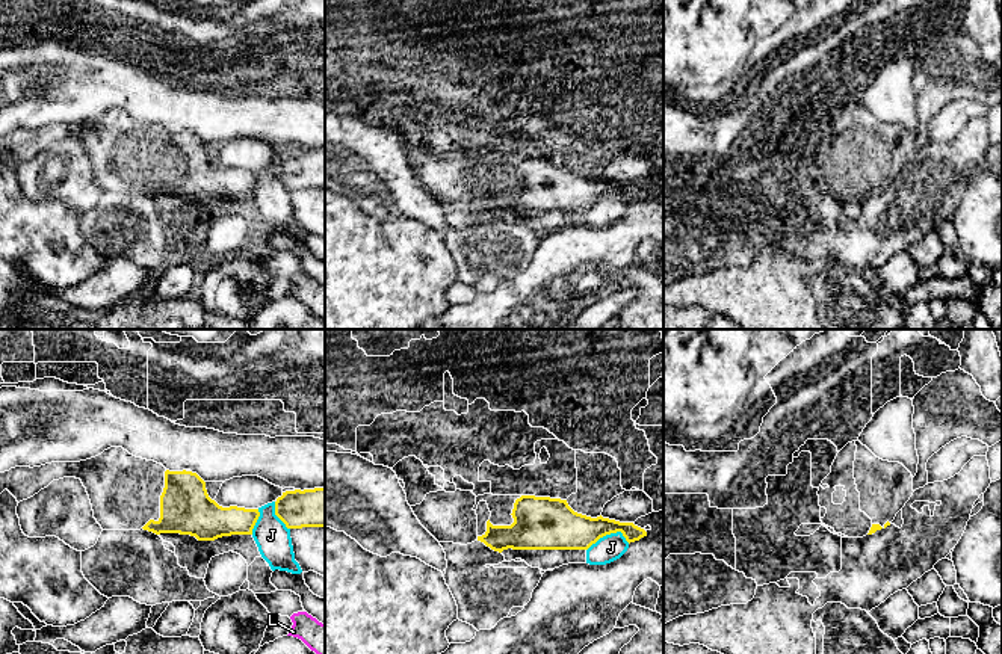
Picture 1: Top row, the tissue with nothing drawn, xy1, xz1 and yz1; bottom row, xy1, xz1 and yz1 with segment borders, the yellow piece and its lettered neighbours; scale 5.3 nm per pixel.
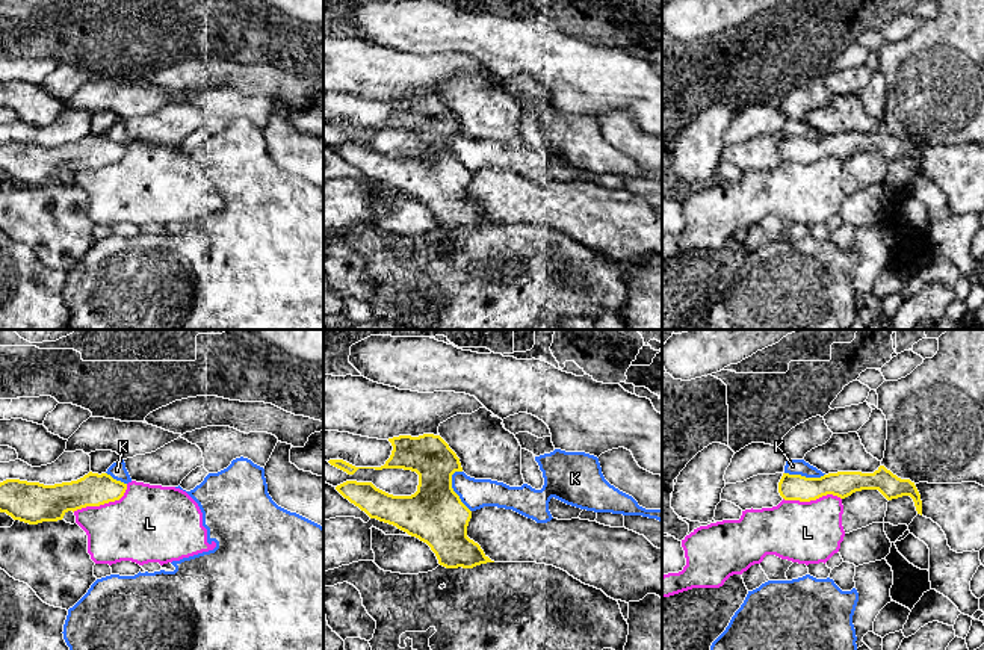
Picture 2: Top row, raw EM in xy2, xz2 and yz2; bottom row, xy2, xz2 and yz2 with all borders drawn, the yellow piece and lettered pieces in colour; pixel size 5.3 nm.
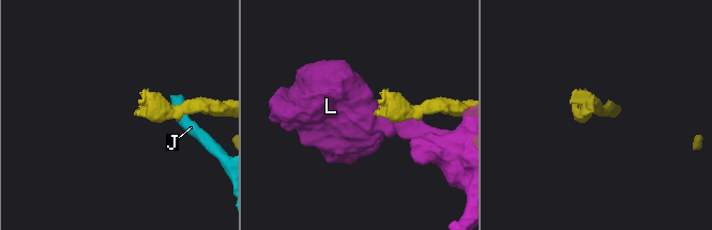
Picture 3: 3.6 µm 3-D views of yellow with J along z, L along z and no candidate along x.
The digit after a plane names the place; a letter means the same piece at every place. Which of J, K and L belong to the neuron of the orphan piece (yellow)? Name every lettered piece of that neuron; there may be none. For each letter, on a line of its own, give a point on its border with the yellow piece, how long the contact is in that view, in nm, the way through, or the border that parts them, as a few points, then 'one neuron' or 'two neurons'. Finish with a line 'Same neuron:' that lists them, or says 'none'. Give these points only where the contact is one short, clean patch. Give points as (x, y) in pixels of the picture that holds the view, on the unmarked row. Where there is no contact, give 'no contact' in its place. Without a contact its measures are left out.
J: xz1 (608, 195) | 240 nm | along xz1 (629, 204), (620, 194), (611, 194), (600, 198), (587, 212) | two neurons
K: xz2 (454, 153) | 240 nm | along xz2 (455, 132), (452, 136), (452, 151), (470, 173) | two neurons
L: xy2 (103, 165) | 320 nm | two neurons
Same neuron: none

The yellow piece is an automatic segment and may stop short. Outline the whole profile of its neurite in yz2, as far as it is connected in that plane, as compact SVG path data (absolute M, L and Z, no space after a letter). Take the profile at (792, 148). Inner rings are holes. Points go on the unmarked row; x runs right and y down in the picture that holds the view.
M880 127L874 135L837 133L821 139L783 135L778 154L784 162L810 163L833 156L840 160L862 151L878 151L887 162L910 157L922 177L921 156L910 141L901 141Z

